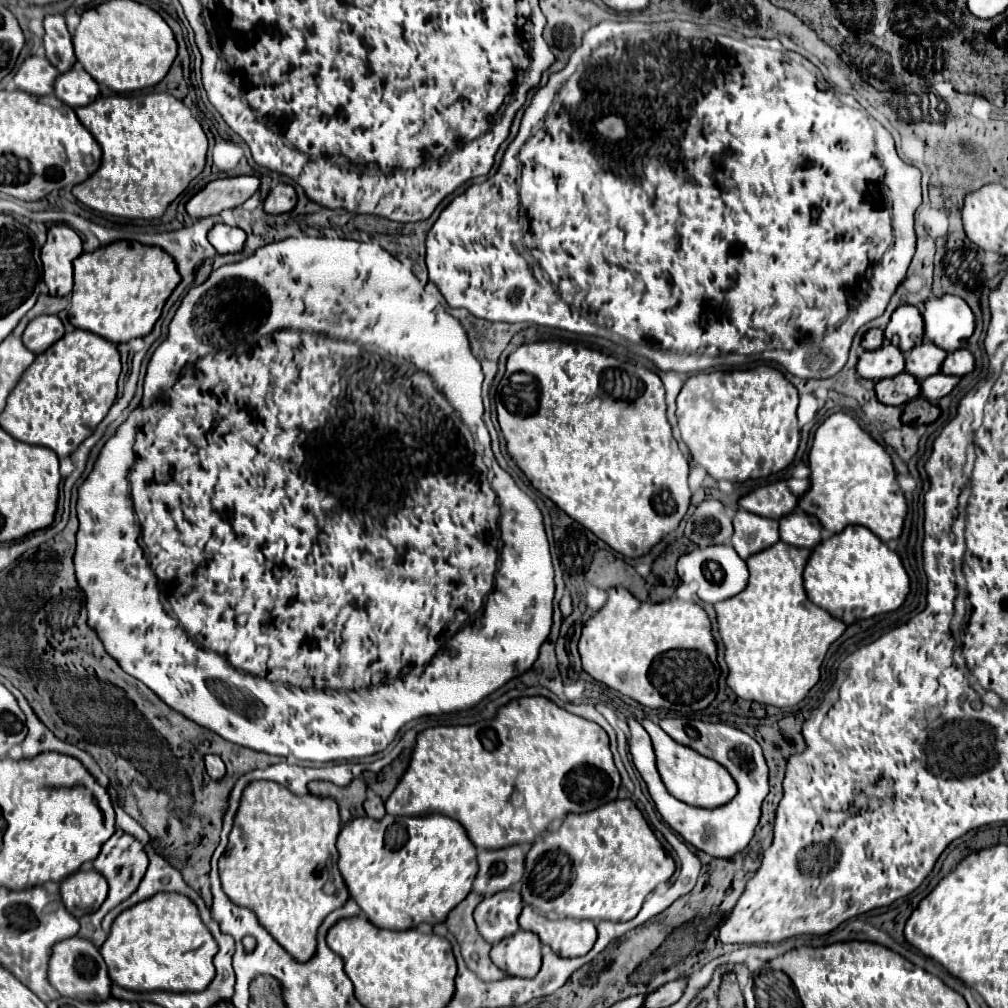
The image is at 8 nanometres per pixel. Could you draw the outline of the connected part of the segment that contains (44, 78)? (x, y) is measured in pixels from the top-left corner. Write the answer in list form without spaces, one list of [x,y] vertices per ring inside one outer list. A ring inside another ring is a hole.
[[[31,55],[21,63],[13,81],[19,91],[29,91],[33,95],[51,95],[57,75],[59,71],[45,57]]]

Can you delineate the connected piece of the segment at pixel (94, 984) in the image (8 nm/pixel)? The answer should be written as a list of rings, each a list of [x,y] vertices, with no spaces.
[[[81,937],[63,939],[53,945],[51,961],[49,961],[49,981],[61,993],[81,1001],[105,1001],[111,997],[111,979],[107,975],[107,965],[99,953],[99,949]]]

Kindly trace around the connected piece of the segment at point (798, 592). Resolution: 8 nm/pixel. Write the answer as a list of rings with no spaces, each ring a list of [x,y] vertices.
[[[775,543],[773,547],[759,551],[747,559],[749,567],[749,583],[747,589],[739,595],[715,603],[717,625],[721,639],[725,643],[725,661],[729,667],[727,685],[729,689],[749,701],[773,705],[773,707],[789,707],[797,705],[809,689],[819,681],[819,667],[827,653],[827,647],[845,631],[845,623],[833,619],[827,611],[813,605],[803,589],[803,569],[809,559],[807,549],[791,547],[787,543]]]

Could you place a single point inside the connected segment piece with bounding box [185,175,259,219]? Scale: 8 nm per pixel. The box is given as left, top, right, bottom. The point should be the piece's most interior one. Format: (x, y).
(221, 194)

